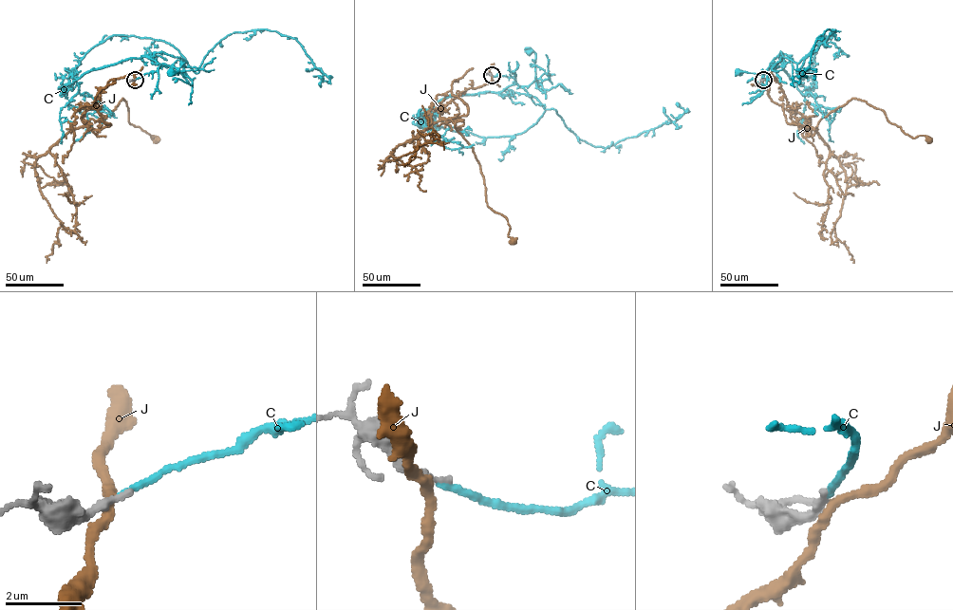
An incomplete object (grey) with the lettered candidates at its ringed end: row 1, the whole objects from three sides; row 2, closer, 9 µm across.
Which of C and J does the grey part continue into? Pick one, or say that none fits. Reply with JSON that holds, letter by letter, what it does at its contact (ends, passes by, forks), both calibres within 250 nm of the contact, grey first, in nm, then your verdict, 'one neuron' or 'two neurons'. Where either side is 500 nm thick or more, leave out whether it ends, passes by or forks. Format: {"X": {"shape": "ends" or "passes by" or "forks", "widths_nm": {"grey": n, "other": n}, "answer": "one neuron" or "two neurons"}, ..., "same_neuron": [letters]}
{"C": {"shape": "ends", "widths_nm": {"grey": 200, "other": 160}, "answer": "one neuron"}, "J": {"shape": "passes by", "widths_nm": {"grey": 320, "other": 240}, "answer": "two neurons"}, "same_neuron": ["C"]}

